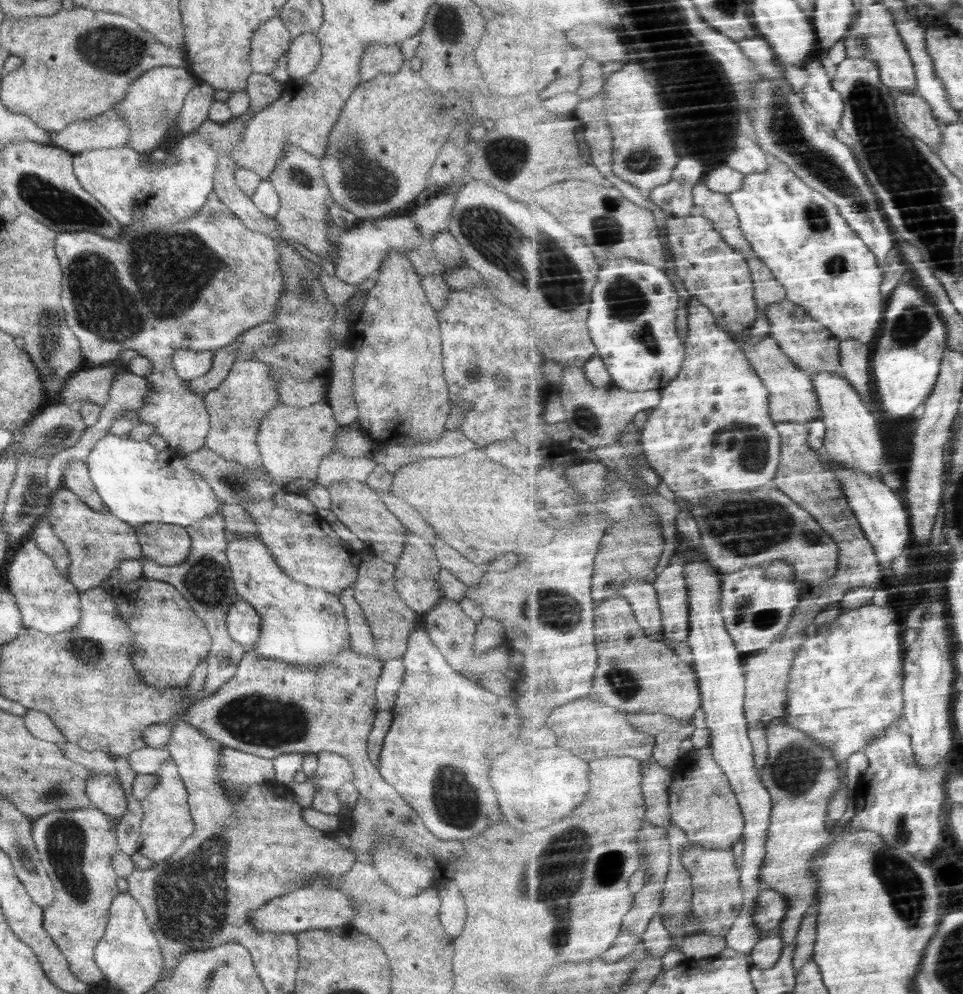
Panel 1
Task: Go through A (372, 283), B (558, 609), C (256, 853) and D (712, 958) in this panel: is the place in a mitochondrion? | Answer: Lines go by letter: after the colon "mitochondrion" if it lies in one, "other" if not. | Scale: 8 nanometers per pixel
A: other
B: mitochondrion
C: other
D: other

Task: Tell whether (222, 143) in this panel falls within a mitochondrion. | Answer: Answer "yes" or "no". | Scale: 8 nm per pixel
no

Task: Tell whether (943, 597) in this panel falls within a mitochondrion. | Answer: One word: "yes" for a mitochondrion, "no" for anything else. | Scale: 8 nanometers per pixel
no

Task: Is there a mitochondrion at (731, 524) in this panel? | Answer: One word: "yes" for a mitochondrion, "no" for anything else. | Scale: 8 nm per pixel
yes

